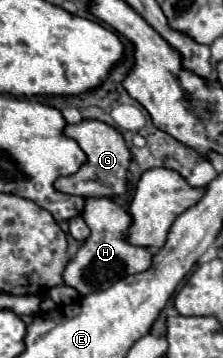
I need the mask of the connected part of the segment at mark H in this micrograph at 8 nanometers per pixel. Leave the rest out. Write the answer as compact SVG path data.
M87 199L83 209L83 219L91 229L89 239L79 247L77 257L71 259L65 267L65 283L75 287L79 295L89 295L95 291L103 291L117 283L119 279L135 273L143 273L151 267L153 253L149 247L137 247L127 241L127 231L131 227L131 215L127 209L117 205L113 199Z

